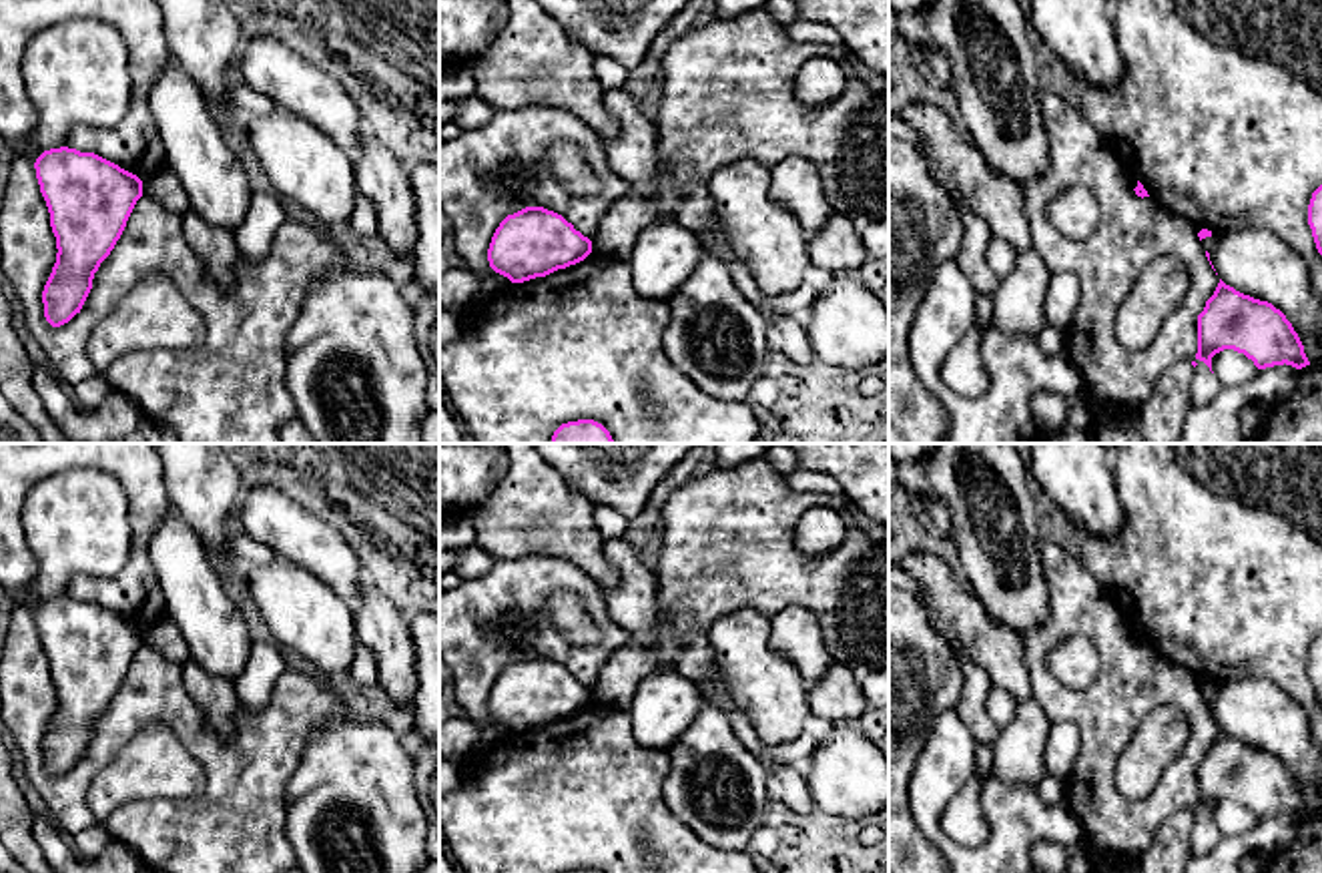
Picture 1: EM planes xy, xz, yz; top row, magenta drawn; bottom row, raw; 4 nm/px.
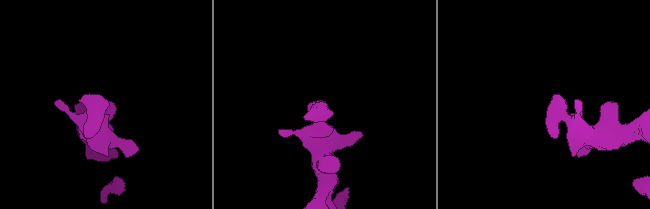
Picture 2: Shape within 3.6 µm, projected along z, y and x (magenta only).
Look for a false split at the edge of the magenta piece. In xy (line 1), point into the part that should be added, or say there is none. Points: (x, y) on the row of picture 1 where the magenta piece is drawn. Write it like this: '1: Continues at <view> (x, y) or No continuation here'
1: No continuation here

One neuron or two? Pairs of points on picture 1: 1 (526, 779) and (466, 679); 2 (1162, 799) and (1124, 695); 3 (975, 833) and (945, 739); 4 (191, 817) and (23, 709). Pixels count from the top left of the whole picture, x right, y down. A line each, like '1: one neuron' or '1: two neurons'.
1: two neurons
2: one neuron
3: two neurons
4: one neuron

